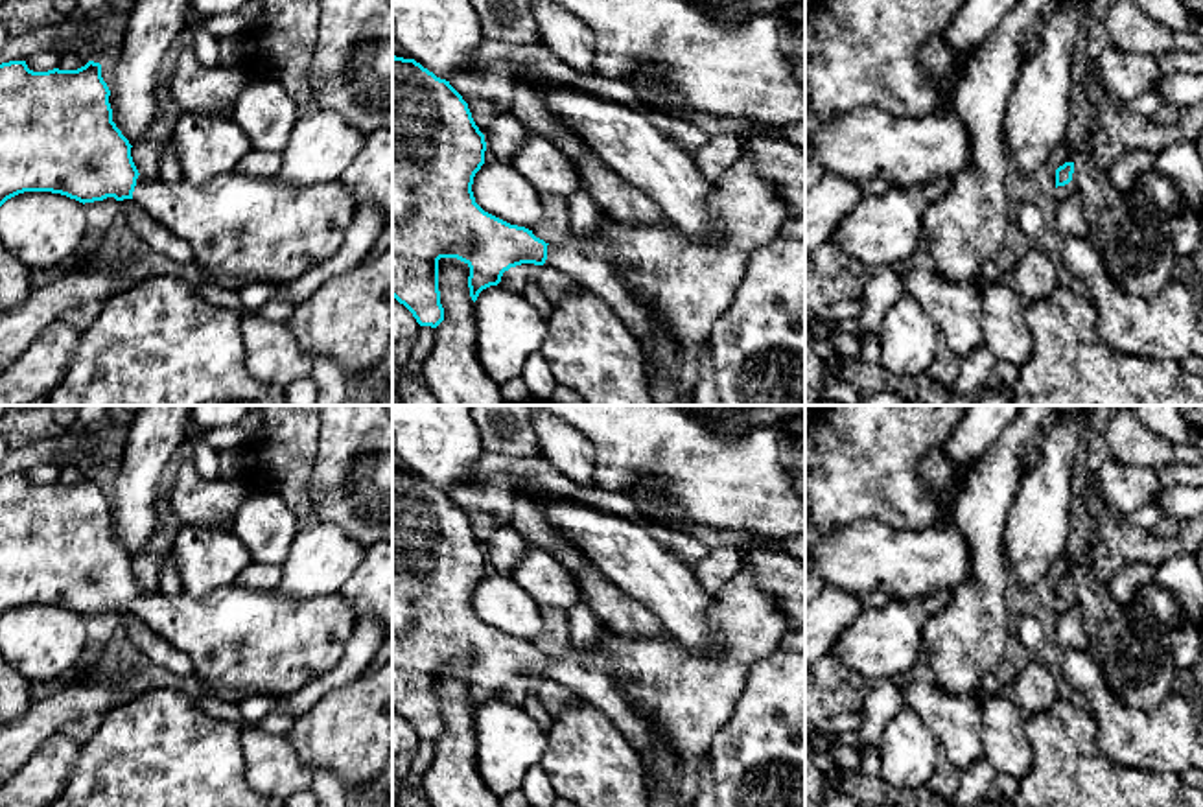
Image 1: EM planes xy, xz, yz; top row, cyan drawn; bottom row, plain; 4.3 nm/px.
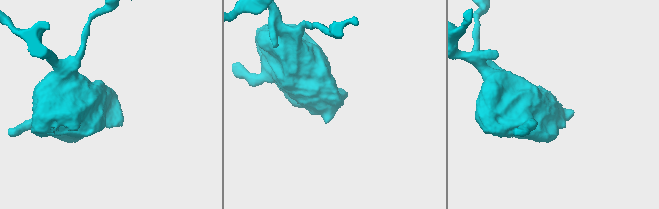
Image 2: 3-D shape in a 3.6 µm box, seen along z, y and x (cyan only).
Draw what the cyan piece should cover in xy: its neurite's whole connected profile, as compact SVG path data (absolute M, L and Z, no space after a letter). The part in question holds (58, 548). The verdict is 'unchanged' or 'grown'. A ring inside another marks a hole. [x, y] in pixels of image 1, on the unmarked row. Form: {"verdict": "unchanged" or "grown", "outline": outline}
{"verdict": "grown", "outline": "M26 474L0 477L0 619L24 604L61 606L83 617L107 610L133 612L151 632L184 652L192 661L192 672L210 689L254 689L271 696L289 696L341 661L357 619L339 591L298 599L282 595L278 590L249 590L236 584L204 597L142 590L131 569L133 558L112 534L109 509L101 477L94 474L77 483L48 485L33 485Z"}

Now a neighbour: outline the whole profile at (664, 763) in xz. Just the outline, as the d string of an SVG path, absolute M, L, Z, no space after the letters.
M656 739L650 752L650 778L660 790L671 790L680 781L678 757L667 741Z

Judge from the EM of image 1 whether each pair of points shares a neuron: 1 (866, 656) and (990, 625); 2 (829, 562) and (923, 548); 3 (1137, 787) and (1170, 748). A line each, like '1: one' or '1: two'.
1: two
2: one
3: two

